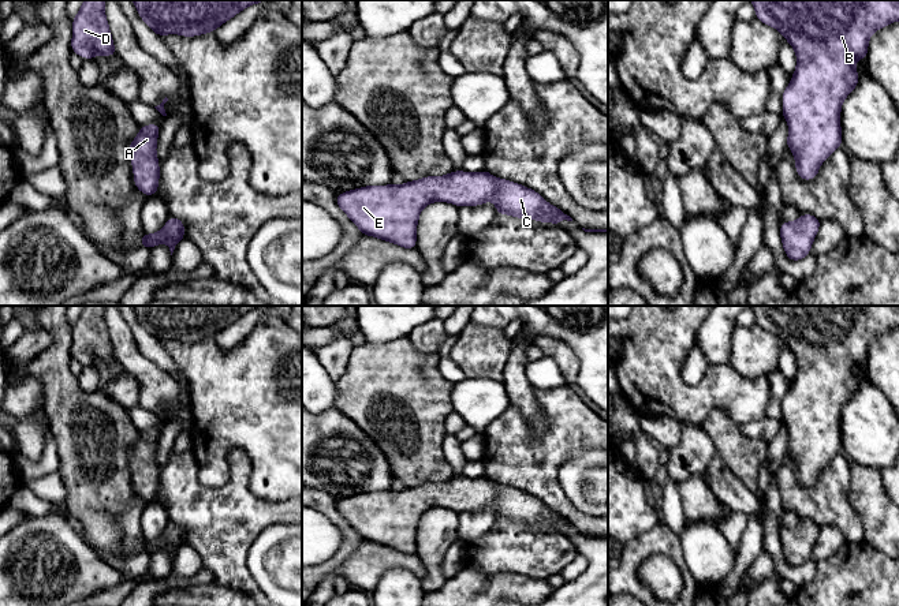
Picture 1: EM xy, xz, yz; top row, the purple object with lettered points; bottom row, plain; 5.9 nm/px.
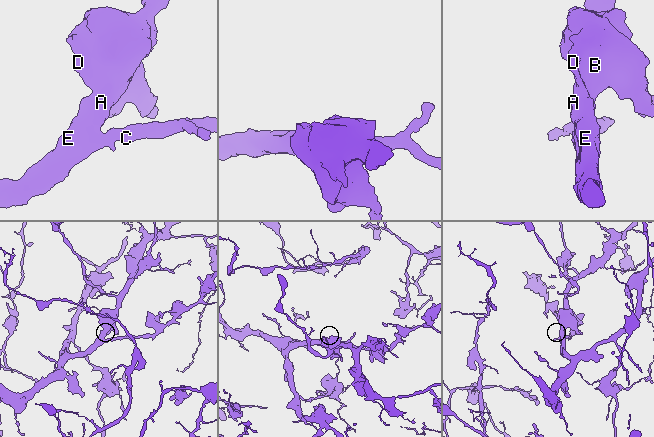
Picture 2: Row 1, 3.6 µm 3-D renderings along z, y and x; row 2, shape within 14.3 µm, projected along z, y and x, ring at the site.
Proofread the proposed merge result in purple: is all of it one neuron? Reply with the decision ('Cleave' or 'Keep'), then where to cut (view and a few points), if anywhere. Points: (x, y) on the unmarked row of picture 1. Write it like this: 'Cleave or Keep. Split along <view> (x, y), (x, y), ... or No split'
Keep. No split

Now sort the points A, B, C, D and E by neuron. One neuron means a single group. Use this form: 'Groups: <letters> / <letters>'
Groups: A B C D E

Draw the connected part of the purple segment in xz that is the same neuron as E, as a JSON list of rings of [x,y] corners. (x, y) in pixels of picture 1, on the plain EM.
[[[452,476],[445,482],[426,482],[400,491],[366,491],[336,501],[337,512],[366,542],[417,553],[421,516],[432,508],[478,512],[493,506],[496,520],[553,528],[572,527],[563,516],[548,509],[538,498],[519,489],[497,485],[488,476]]]

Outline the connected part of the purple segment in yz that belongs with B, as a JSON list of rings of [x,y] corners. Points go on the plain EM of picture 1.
[[[750,306],[756,323],[775,334],[797,359],[797,374],[786,393],[782,422],[788,429],[787,453],[794,459],[795,475],[802,486],[813,486],[824,465],[840,453],[840,416],[844,404],[857,393],[859,381],[855,369],[866,364],[869,344],[894,326],[899,328],[899,306]]]

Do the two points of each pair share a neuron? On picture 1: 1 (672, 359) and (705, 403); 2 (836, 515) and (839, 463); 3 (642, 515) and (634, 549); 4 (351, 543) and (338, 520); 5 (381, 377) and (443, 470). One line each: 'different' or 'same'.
1: same
2: same
3: different
4: same
5: same

